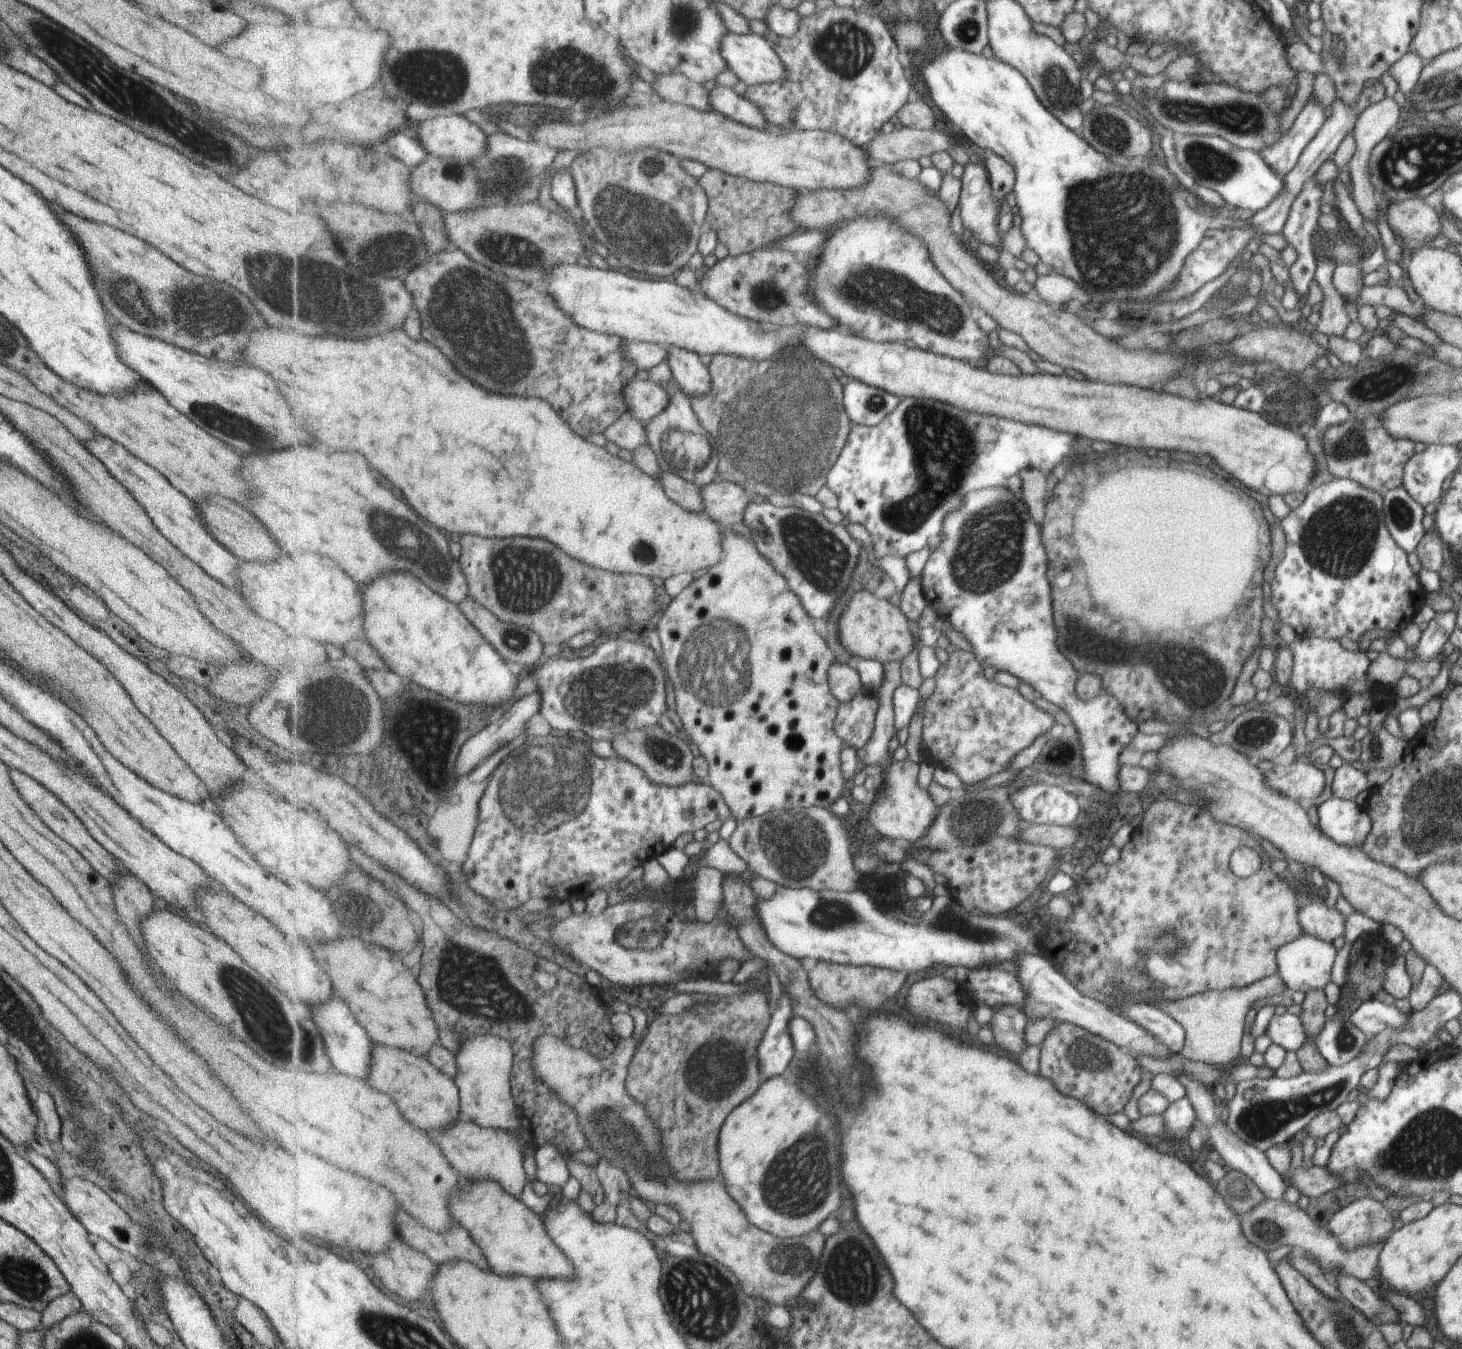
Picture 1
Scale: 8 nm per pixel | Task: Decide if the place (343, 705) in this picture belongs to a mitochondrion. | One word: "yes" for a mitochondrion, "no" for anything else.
yes

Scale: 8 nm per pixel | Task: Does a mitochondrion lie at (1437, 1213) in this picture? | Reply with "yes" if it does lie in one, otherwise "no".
no

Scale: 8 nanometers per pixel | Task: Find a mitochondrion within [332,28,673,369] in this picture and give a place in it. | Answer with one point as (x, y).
(568, 71)

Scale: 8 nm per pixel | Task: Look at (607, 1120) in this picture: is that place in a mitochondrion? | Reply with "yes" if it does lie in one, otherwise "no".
yes

